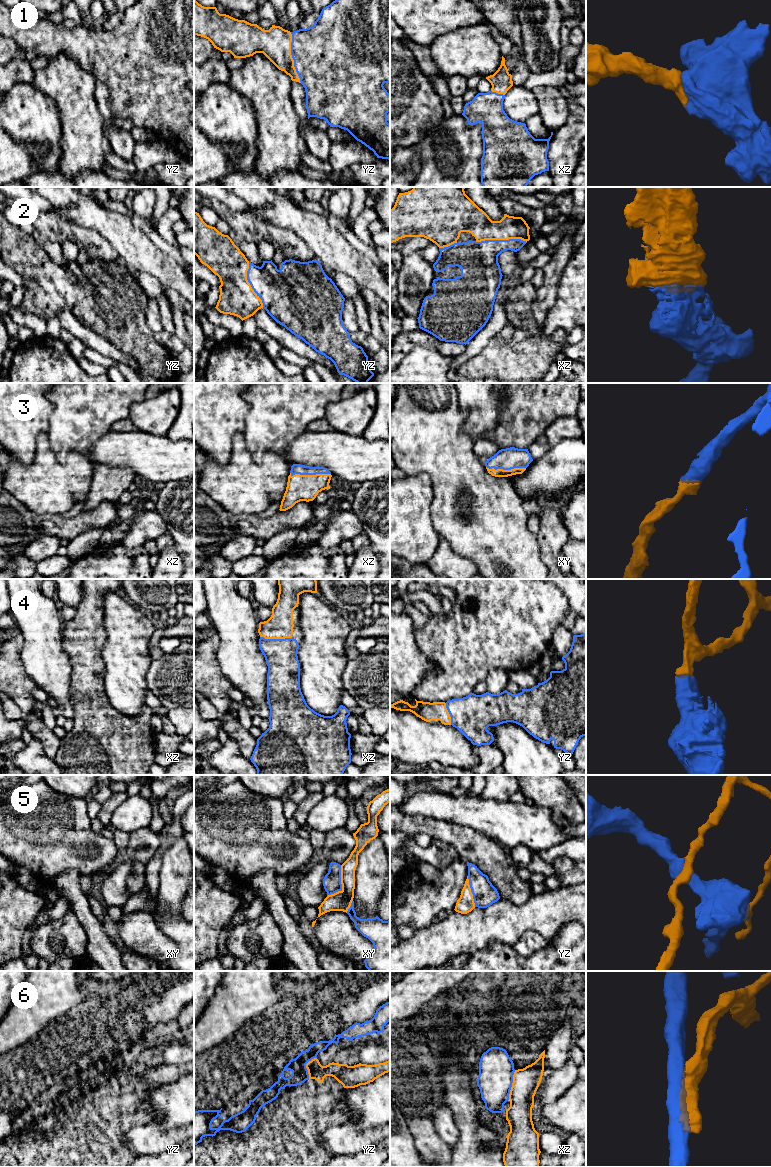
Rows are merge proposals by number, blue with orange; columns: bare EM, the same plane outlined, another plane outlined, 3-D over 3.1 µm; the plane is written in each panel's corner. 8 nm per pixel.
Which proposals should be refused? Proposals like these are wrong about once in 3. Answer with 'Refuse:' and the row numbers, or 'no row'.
Refuse: 5, 6

